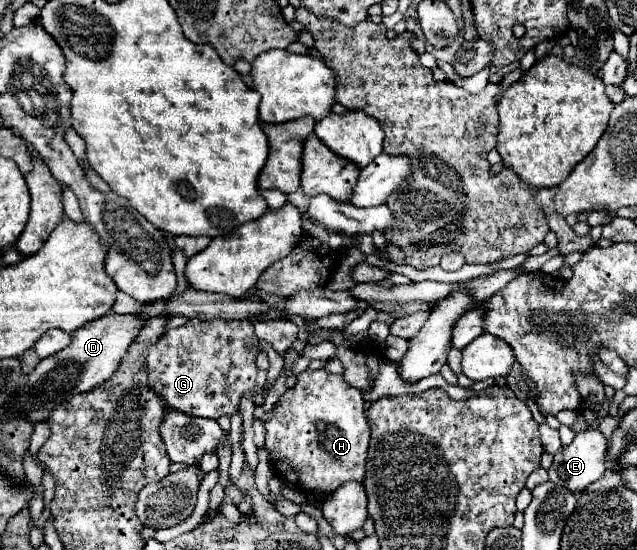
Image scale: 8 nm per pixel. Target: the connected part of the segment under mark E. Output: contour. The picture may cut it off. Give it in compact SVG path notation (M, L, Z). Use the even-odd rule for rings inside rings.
M598 428L578 432L572 444L562 446L554 454L554 462L548 470L550 482L572 492L582 492L588 484L596 482L604 474L606 448L608 442Z

